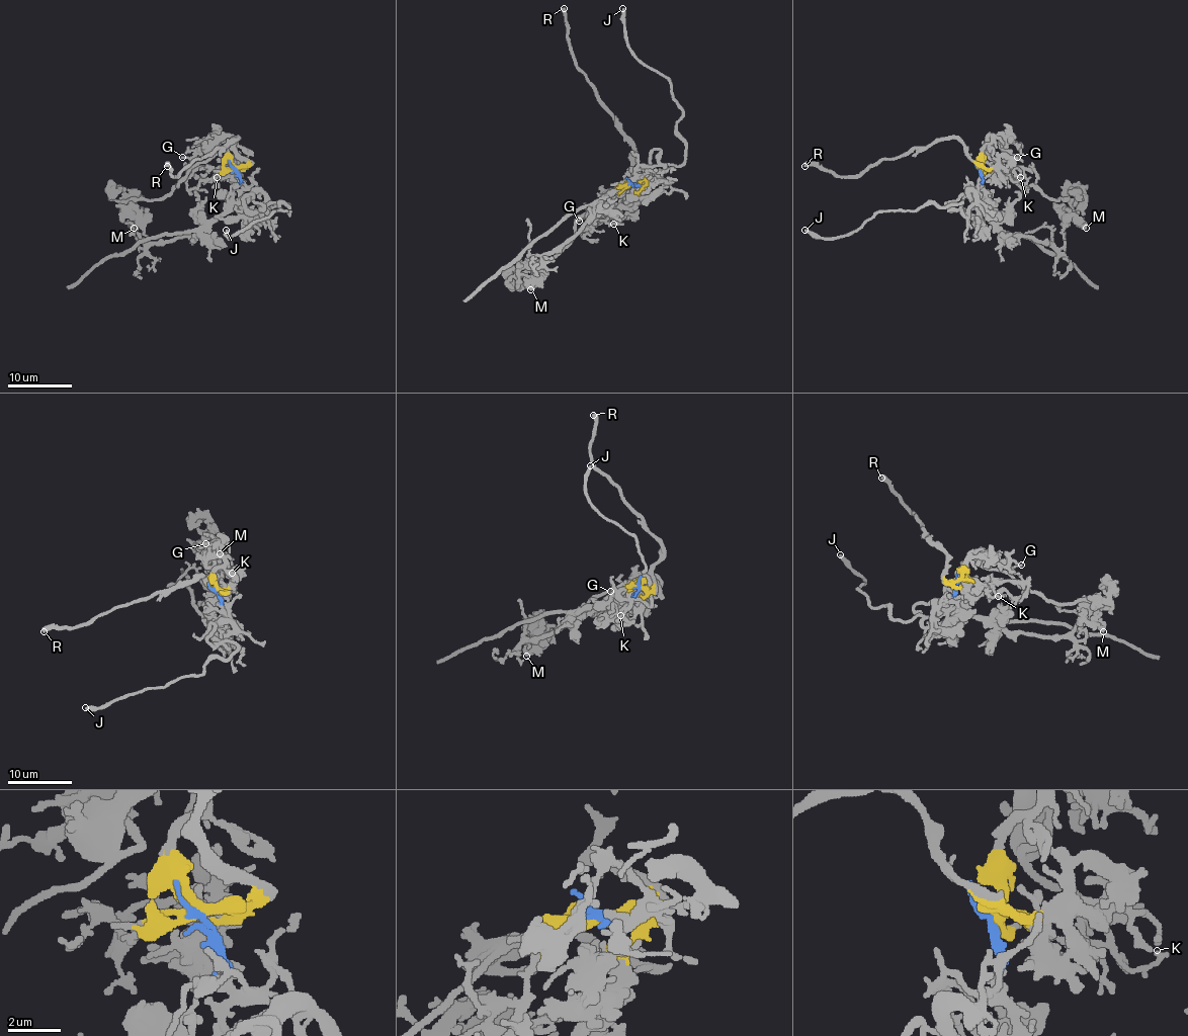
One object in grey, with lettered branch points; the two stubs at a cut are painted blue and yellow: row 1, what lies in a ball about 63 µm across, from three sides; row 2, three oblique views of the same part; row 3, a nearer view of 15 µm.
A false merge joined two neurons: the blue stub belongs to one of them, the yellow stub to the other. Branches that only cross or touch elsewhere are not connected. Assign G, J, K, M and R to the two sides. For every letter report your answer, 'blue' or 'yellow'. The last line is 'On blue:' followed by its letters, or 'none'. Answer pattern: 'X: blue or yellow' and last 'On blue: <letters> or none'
G: yellow
J: blue
K: yellow
M: yellow
R: yellow
On blue: J

